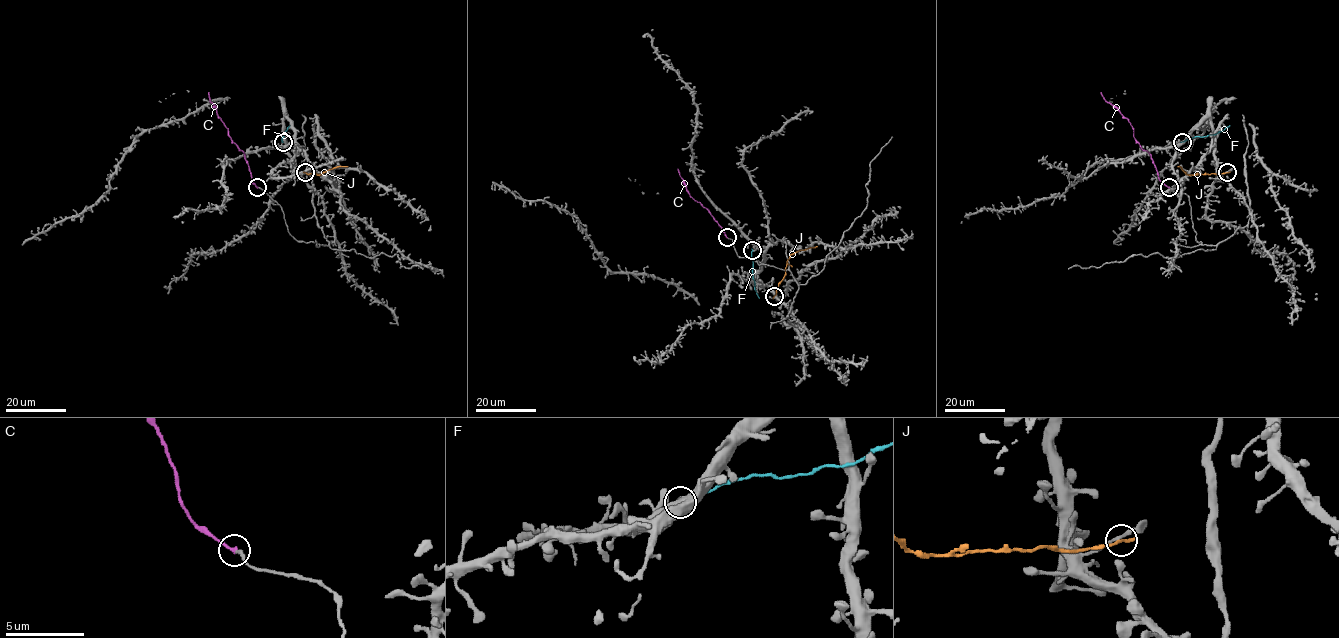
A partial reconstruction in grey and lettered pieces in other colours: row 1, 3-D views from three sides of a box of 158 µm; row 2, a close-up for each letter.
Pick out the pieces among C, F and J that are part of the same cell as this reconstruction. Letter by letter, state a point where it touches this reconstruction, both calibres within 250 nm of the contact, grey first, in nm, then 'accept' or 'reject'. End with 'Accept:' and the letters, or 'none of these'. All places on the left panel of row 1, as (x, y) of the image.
C: meets grey at (257, 187); 180 nm thick on the grey side, 200 nm on the other; accept
F: meets grey at (283, 142); 400 nm thick on the grey side, 180 nm on the other; reject
J: meets grey at (305, 172); 190 nm thick on the grey side, 240 nm on the other; reject
Accept: C

